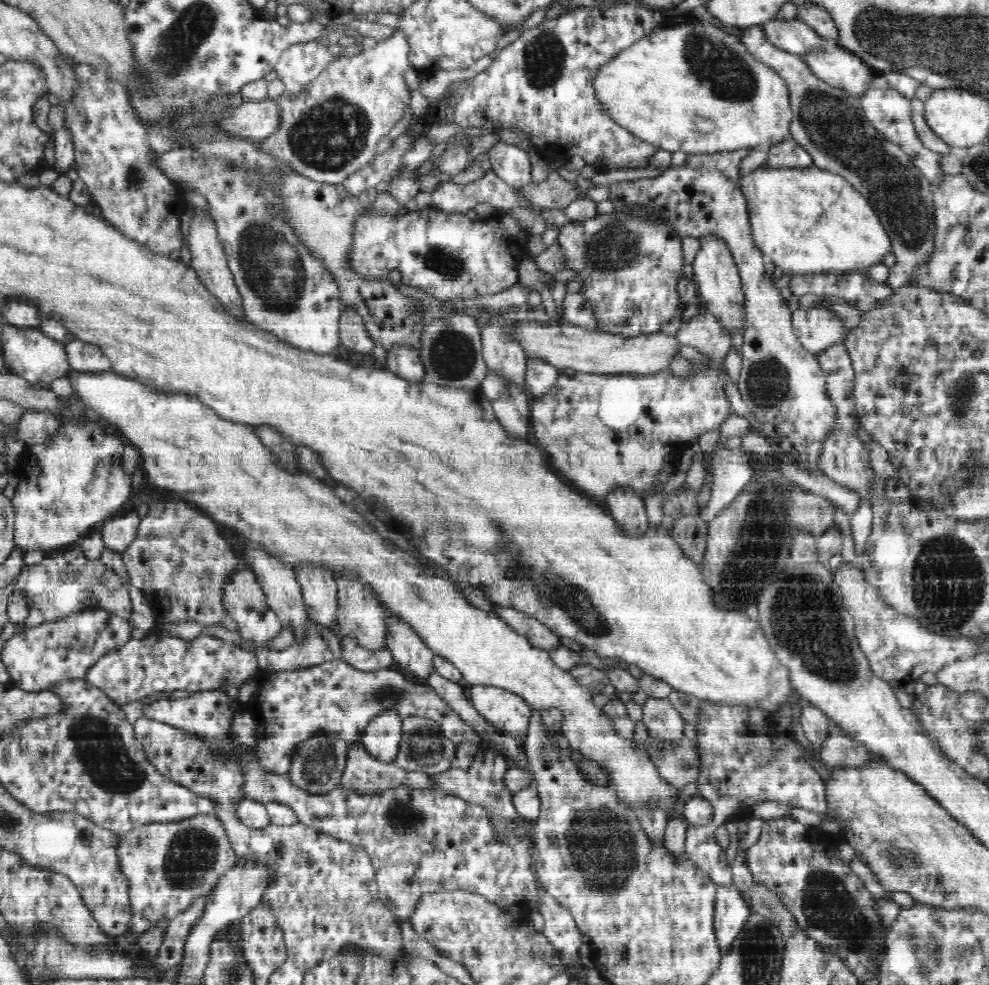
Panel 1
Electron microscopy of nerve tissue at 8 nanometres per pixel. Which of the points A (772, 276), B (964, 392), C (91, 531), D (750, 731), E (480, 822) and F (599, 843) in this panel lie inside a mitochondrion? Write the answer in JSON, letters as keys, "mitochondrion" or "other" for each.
{"A":"other","B":"mitochondrion","C":"other","D":"other","E":"other","F":"mitochondrion"}

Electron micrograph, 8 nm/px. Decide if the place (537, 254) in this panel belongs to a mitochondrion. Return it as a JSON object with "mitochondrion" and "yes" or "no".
{"mitochondrion":"no"}

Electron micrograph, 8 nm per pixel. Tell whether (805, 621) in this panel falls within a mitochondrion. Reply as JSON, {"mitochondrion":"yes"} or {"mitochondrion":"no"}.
{"mitochondrion":"yes"}

